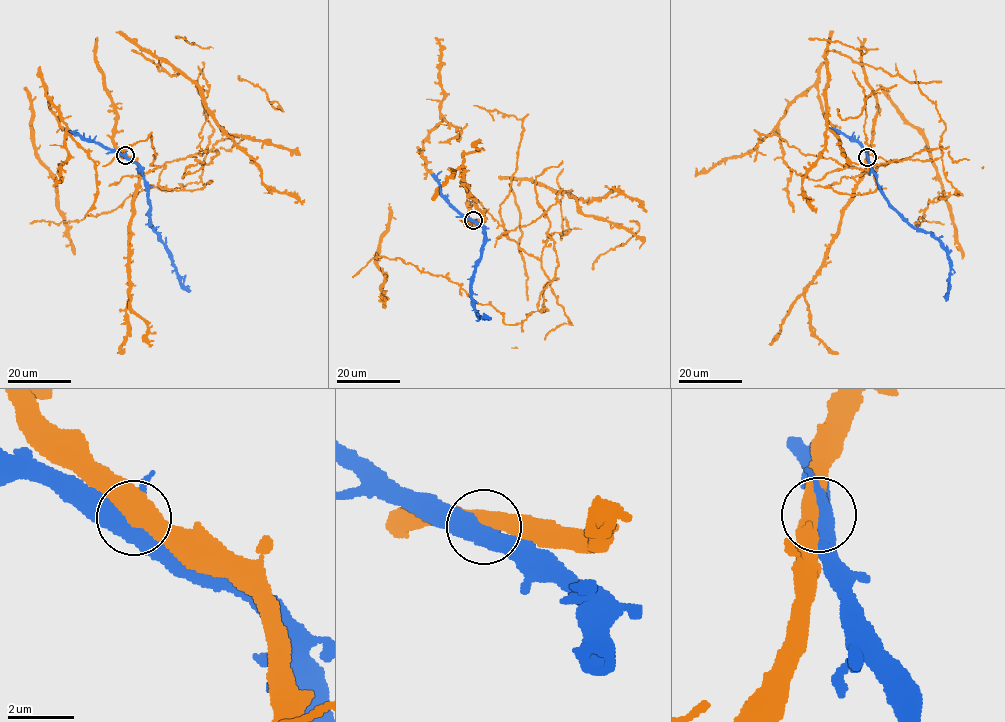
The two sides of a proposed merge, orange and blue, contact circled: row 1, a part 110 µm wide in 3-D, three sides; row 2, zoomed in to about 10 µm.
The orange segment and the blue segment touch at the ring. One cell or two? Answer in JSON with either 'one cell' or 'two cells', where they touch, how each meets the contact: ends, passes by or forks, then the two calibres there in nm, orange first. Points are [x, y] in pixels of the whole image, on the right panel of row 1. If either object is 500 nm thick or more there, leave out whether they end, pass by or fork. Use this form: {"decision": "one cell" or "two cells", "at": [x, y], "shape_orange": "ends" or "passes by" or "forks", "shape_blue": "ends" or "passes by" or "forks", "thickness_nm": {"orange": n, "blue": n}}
{"decision": "one cell", "at": [867, 157], "thickness_nm": {"orange": 500, "blue": 500}}

